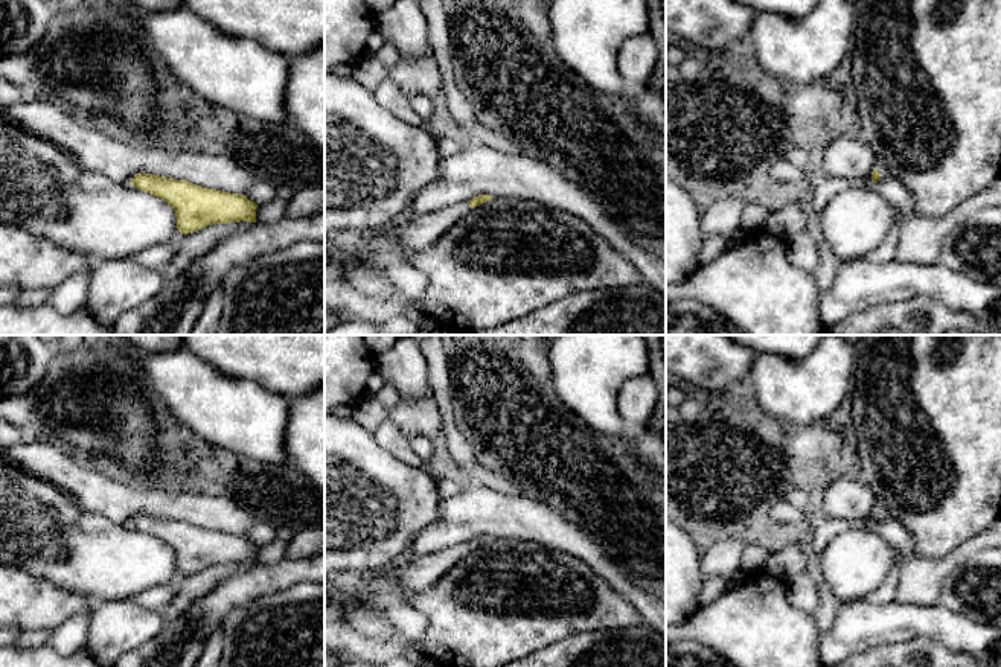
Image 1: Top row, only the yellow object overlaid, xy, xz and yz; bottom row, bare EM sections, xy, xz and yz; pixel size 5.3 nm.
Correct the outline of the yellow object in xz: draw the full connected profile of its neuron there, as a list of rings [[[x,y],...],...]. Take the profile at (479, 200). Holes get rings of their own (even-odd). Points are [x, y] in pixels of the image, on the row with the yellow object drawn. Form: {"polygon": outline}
{"polygon": [[[478,195],[466,203],[427,215],[408,215],[398,224],[398,235],[405,253],[414,254],[433,245],[471,209],[489,201],[491,195]]]}

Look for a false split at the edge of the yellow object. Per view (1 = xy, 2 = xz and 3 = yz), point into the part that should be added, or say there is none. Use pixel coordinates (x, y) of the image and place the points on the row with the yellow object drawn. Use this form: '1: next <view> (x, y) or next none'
1: next none
2: next xz (416, 232)
3: next yz (879, 166)

